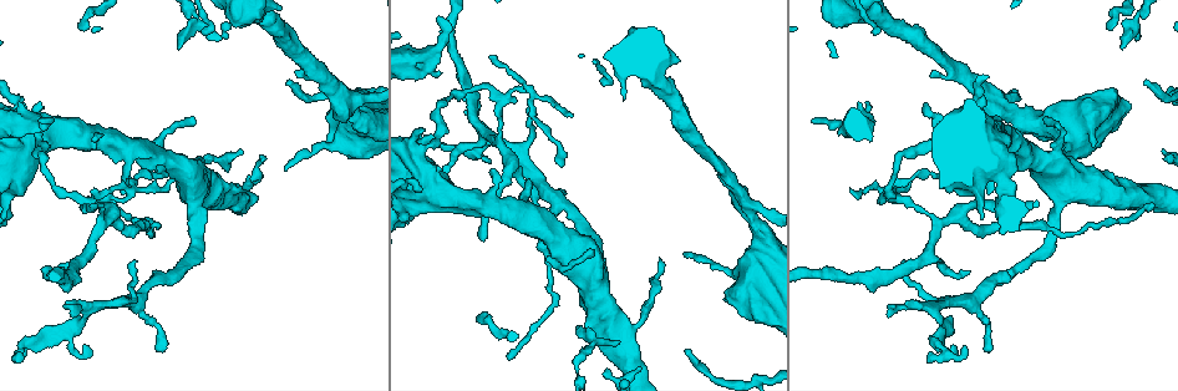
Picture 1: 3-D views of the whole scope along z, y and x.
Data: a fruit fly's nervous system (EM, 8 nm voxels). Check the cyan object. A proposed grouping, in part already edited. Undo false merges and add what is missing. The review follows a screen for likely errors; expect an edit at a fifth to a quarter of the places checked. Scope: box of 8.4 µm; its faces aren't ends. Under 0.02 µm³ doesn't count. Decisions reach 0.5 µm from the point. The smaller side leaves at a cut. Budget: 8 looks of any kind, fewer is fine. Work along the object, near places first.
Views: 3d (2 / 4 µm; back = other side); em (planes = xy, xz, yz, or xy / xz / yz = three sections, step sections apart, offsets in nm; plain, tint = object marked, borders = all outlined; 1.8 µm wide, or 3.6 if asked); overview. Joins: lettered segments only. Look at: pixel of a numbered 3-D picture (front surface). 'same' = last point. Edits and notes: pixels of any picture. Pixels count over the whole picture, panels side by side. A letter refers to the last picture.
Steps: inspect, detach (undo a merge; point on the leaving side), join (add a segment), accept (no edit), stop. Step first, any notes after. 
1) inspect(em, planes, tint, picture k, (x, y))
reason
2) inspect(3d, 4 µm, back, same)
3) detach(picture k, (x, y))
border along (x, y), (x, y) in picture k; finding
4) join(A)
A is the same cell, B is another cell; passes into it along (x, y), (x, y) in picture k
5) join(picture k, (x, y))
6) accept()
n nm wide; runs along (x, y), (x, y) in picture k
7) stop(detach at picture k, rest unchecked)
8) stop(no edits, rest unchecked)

inspect(em, planes, tint, picture 1, (990, 350))
free end

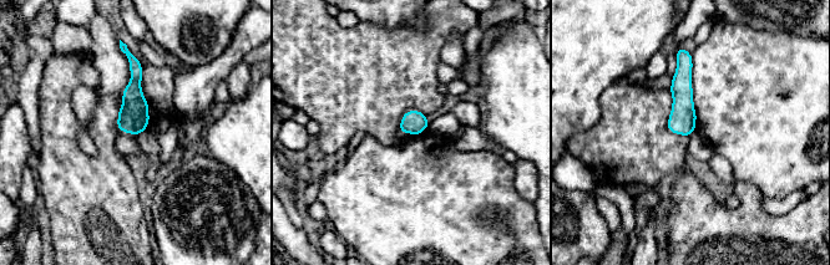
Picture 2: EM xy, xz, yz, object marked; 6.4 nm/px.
inspect(em, planes, borders, same)
what lies round it

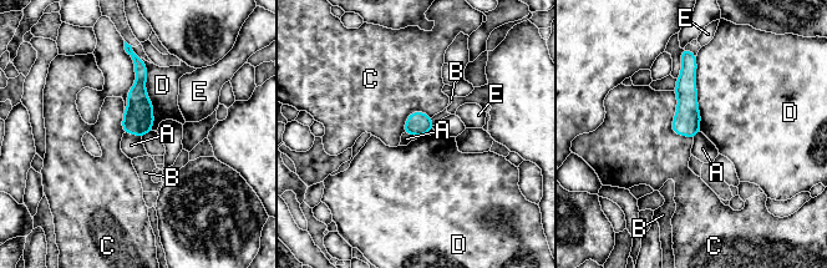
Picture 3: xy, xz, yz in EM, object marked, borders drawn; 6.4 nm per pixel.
accept()
160 nm wide; A, B, C, D and E are other cells; runs along (689, 57), (688, 125), (691, 134) in picture 3; none of them fits

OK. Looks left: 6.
inspect(em, 3.6 µm, xy, step 8, tint, picture 1, (973, 108))
sudden change in width

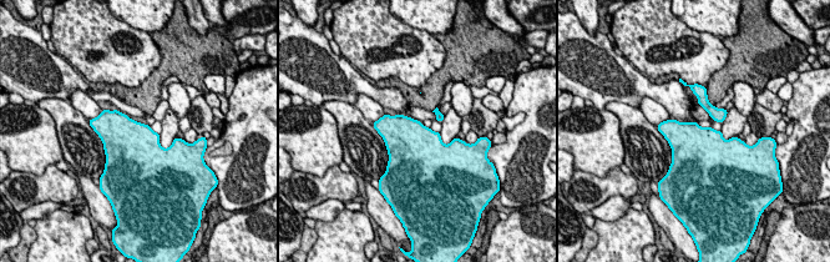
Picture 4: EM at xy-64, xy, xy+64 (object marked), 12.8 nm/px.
inspect(em, 3.6 µm, planes, borders, same)

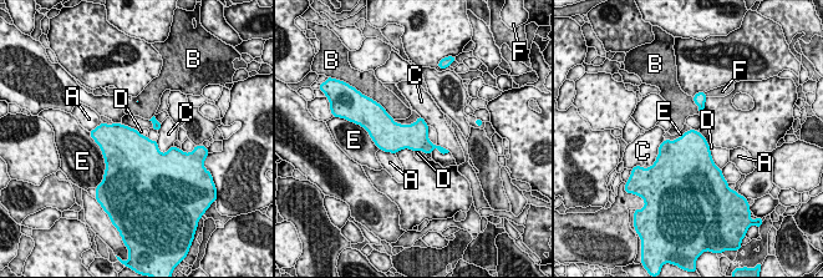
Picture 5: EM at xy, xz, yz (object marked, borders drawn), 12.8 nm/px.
accept()
A, B, C, D, E and F are other cells; border along (709, 146), (712, 161), (721, 170) in picture 5; one neuron here

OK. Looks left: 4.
inspect(em, planes, borders, picture 1, (898, 195))
two arms in line, one across

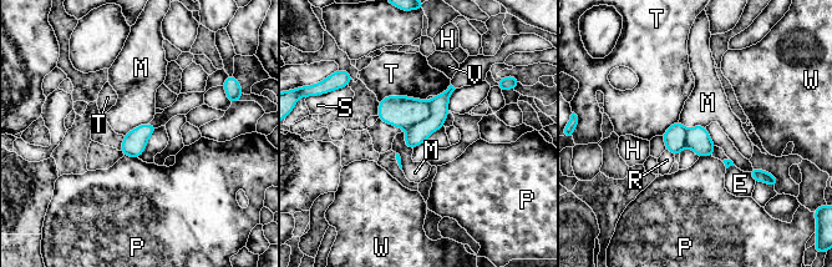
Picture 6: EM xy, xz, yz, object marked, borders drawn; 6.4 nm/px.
detach(picture 6, (417, 134))
160 nm wide; E, H, M, P, R, S, T, V and W are other cells; border along (429, 101), (430, 114), (405, 129) in picture 6; a second neuron is stuck on

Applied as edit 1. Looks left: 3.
stop(detach at picture 6, rest unchecked)

